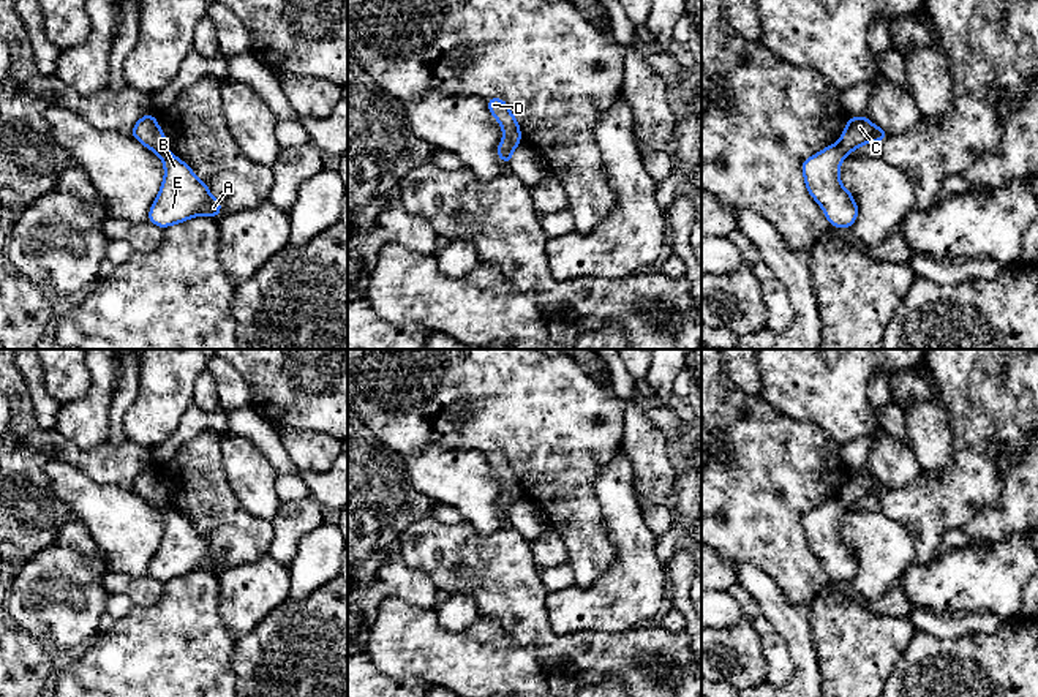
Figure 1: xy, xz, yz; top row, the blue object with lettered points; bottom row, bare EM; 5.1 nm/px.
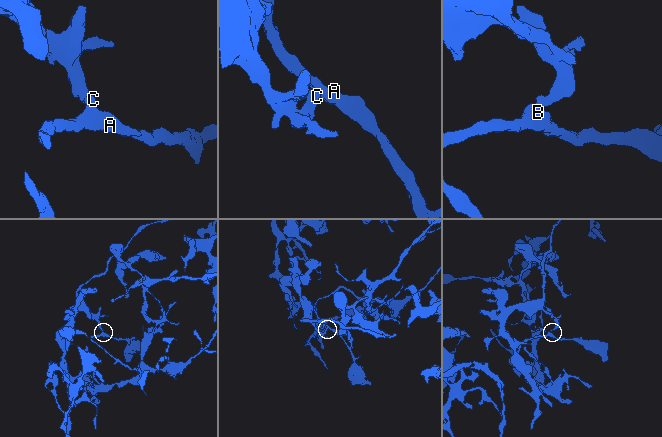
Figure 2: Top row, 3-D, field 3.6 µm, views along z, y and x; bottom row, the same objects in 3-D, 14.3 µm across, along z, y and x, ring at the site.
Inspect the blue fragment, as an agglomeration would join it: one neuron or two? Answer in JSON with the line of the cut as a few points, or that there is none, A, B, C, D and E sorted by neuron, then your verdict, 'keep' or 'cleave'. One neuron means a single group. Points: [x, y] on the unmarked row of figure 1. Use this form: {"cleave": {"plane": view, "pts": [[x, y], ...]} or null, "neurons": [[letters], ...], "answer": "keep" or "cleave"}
{"cleave": {"plane": "xz", "pts": [[504, 489], [520, 493]]}, "neurons": [["A", "B", "D", "E"], ["C"]], "answer": "cleave"}

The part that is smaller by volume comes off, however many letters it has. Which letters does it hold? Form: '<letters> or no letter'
A, B, D, E

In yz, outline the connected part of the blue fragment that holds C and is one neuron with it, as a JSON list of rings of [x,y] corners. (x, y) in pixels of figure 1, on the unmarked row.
[[[864,469],[850,471],[847,479],[839,492],[839,499],[847,506],[853,507],[858,501],[877,496],[880,498],[888,487],[885,482],[875,480],[869,473]]]

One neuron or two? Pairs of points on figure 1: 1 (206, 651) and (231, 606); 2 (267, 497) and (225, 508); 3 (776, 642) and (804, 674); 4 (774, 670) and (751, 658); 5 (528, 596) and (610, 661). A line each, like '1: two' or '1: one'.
1: two
2: two
3: two
4: two
5: one

